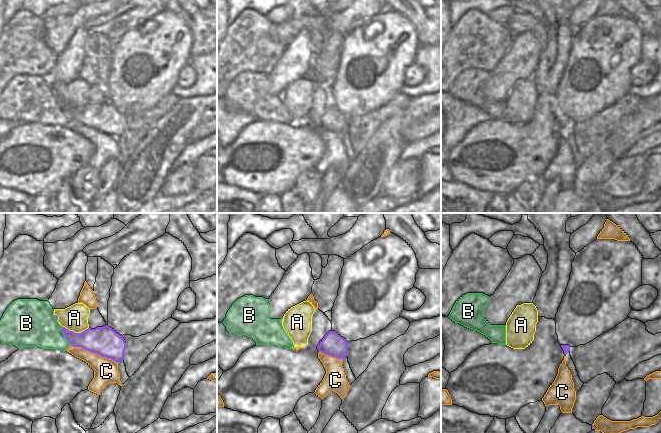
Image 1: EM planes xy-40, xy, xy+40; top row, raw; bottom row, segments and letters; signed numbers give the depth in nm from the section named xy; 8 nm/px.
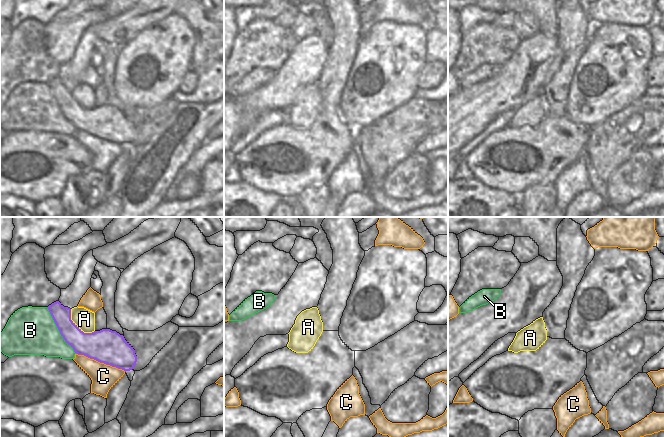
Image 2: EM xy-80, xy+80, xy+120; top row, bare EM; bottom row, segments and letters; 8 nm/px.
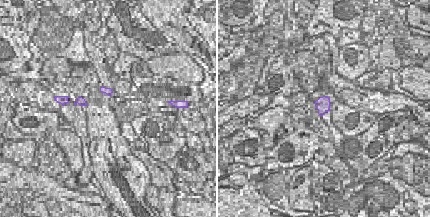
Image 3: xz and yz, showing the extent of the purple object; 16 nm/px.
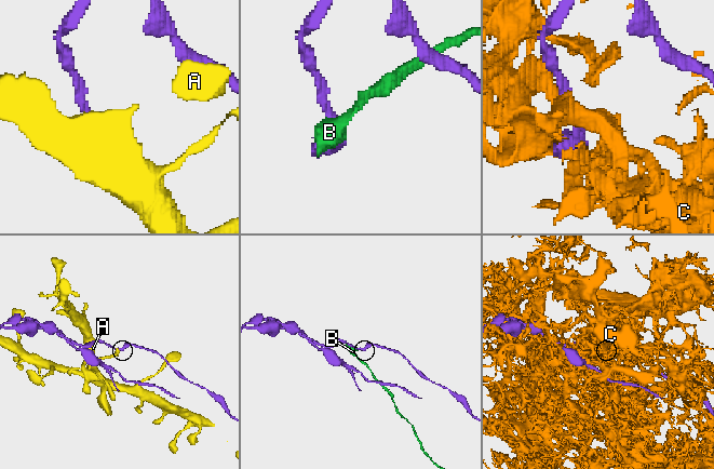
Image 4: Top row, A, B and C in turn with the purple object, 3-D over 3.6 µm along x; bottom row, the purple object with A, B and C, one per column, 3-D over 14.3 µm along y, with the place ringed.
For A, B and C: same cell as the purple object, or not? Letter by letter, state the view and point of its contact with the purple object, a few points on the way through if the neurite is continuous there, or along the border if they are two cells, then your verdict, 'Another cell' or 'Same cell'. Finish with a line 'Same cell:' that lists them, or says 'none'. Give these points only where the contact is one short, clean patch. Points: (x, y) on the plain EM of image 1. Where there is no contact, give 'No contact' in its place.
A: Touches purple at xy-40 (74, 108). Boundary: xy-40 (61, 101), (75, 108), (82, 108), (89, 103). Another cell
B: Touches purple at xy-40 (64, 111). Another cell
C: Touches purple at xy-40 (94, 128). Another cell
Same cell: none

